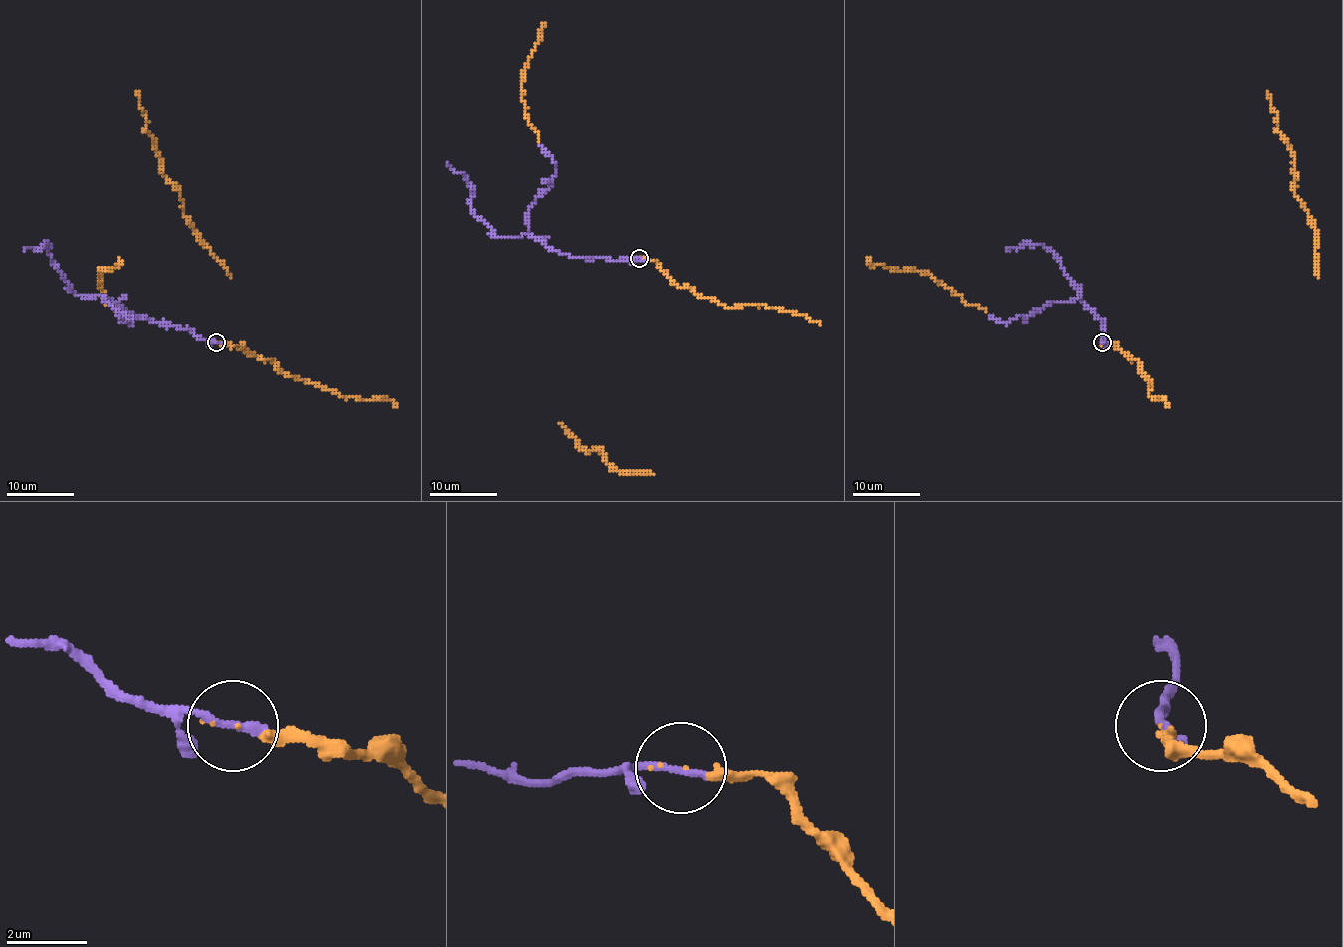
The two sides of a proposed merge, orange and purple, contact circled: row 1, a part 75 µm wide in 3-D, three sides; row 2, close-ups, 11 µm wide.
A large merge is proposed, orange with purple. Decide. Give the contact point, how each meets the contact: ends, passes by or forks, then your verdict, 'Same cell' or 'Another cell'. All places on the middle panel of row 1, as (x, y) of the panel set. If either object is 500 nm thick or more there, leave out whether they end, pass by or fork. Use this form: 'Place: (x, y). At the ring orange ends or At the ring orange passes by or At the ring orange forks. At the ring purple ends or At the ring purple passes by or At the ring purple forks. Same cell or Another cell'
Place: (639, 258). At the ring orange ends. At the ring purple ends. Same cell

